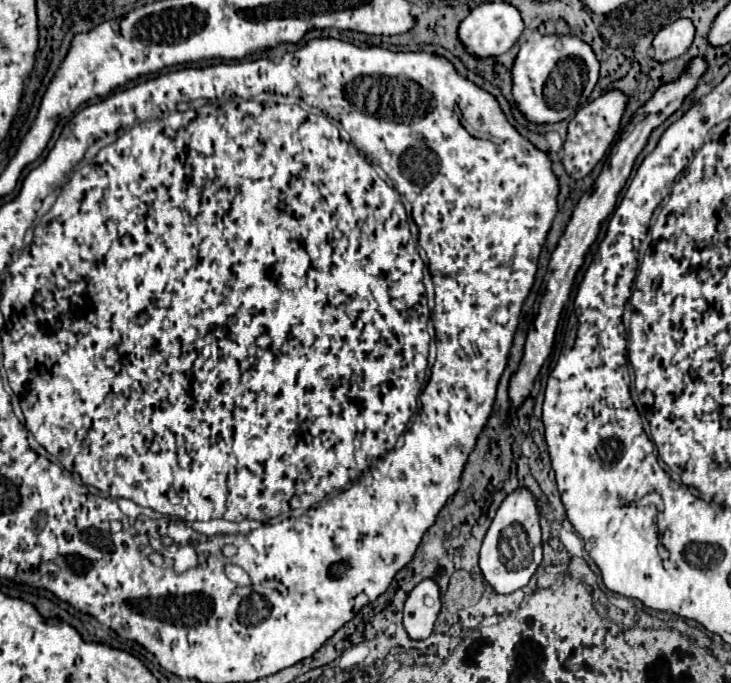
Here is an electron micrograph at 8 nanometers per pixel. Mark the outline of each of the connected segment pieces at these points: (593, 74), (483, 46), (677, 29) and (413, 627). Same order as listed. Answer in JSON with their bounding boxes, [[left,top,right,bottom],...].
[[512,35,600,125],[458,1,524,59],[654,19,694,63],[404,579,440,641]]

